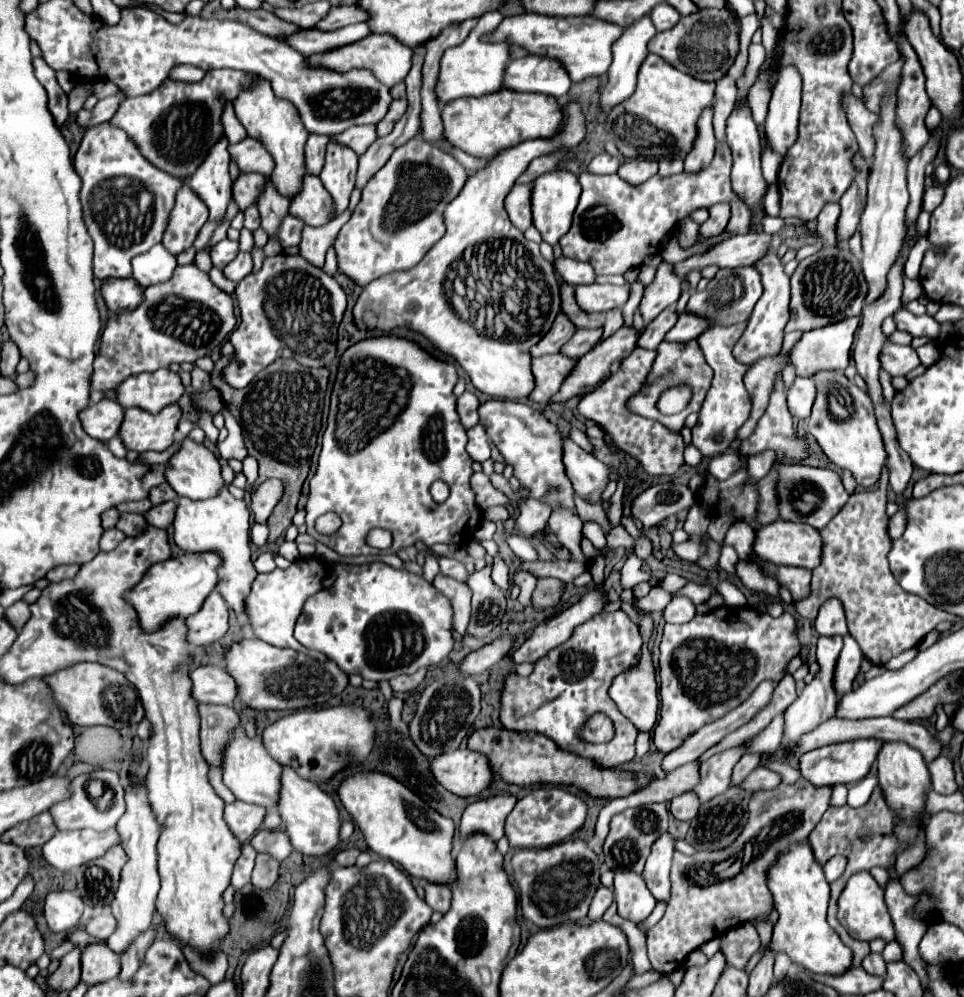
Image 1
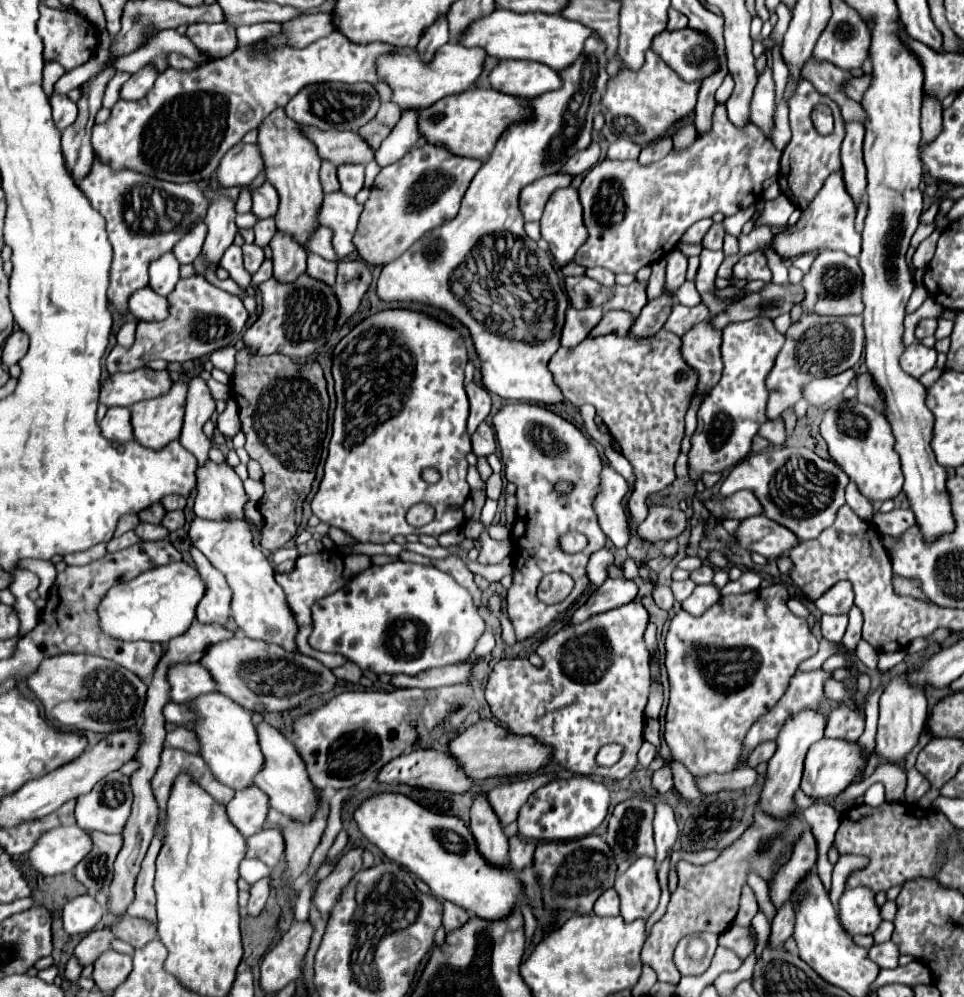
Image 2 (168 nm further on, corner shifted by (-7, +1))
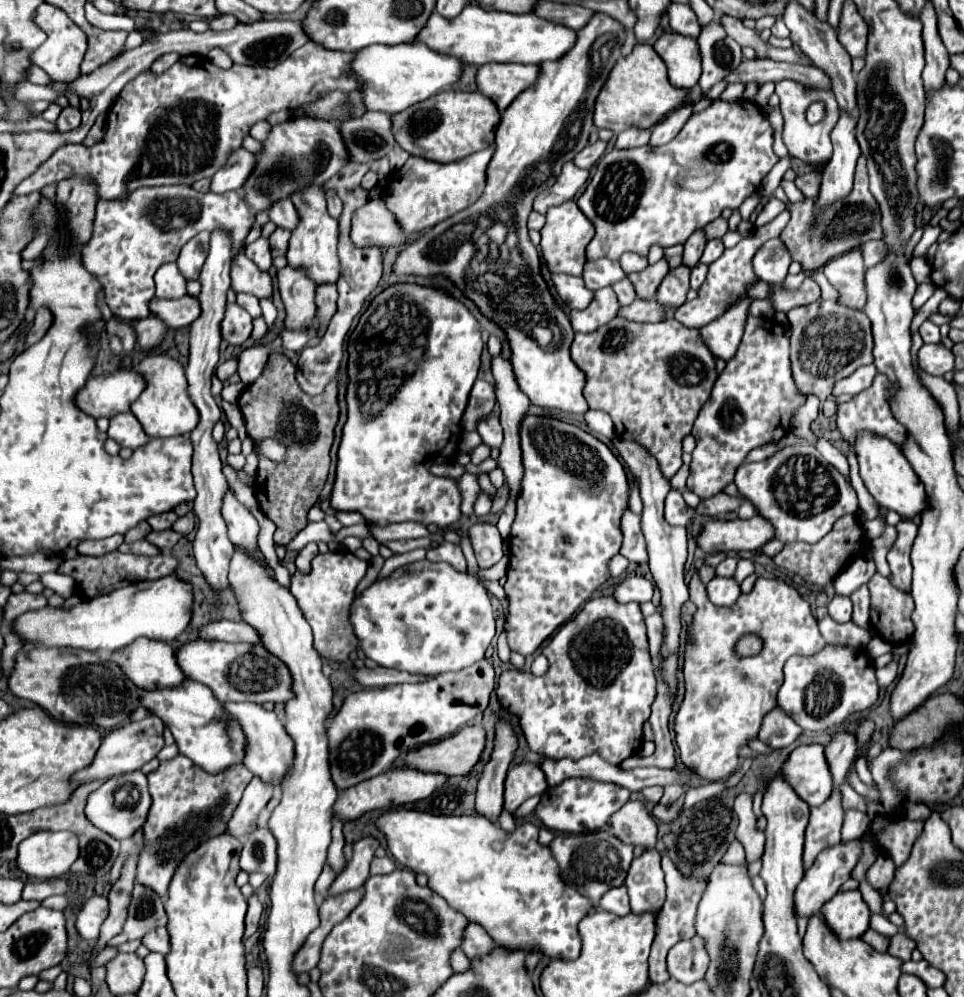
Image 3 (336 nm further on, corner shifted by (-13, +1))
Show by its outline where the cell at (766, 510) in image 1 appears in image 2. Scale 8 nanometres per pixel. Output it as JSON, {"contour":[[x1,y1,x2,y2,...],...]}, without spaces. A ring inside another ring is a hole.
{"contour":[[738,491,730,497,726,497,724,501,704,501,704,505,708,507,710,513,724,517,724,519,748,519,754,515,762,515,764,507,760,507,760,501,756,499,756,495,752,495,752,491]]}

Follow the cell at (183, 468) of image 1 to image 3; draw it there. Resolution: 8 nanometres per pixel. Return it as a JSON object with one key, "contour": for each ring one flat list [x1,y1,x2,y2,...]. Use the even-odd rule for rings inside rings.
{"contour":[[226,493,222,515,228,525,228,539,244,549,250,555,258,553,258,521,250,515,250,511,238,503,234,493]]}

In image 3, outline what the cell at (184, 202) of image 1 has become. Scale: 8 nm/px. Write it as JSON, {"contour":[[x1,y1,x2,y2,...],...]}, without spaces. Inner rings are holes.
{"contour":[[206,231,196,235,194,239,190,239,182,247,182,251,176,259,176,265,186,279,198,279,200,277,202,265,208,257,208,249,210,249,210,233,206,233]]}

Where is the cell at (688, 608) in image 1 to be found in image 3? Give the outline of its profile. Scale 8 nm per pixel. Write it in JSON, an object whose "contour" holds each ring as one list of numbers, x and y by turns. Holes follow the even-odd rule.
{"contour":[[714,577,706,585,706,591,714,605,732,605,740,597,740,585,734,577]]}

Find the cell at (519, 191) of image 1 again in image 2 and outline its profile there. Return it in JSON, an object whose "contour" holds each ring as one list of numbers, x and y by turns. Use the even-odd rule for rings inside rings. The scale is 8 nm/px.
{"contour":[[554,173,554,175,540,177,534,183,526,185,520,191,520,211,522,211,524,219,526,221,540,221,542,209,544,209,548,197,552,195,552,191,556,191,558,187,568,187,570,181,572,181,570,175]]}

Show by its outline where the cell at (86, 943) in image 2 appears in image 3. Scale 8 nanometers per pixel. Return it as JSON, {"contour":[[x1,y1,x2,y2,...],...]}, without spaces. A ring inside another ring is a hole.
{"contour":[[142,883,134,885,132,901,128,905,128,919,120,935,116,935,108,947,122,945,126,941,142,939,146,933,150,933,154,927,166,925,168,917,164,911,164,899,154,895,150,887,142,887]]}

